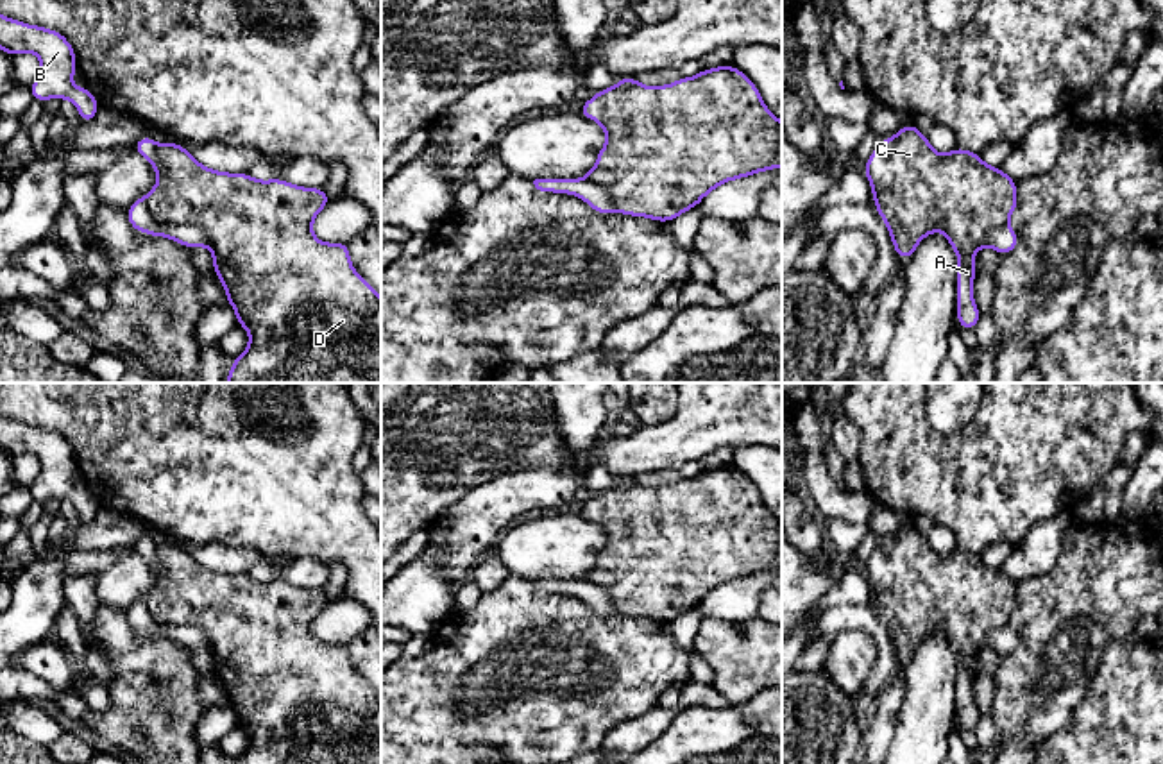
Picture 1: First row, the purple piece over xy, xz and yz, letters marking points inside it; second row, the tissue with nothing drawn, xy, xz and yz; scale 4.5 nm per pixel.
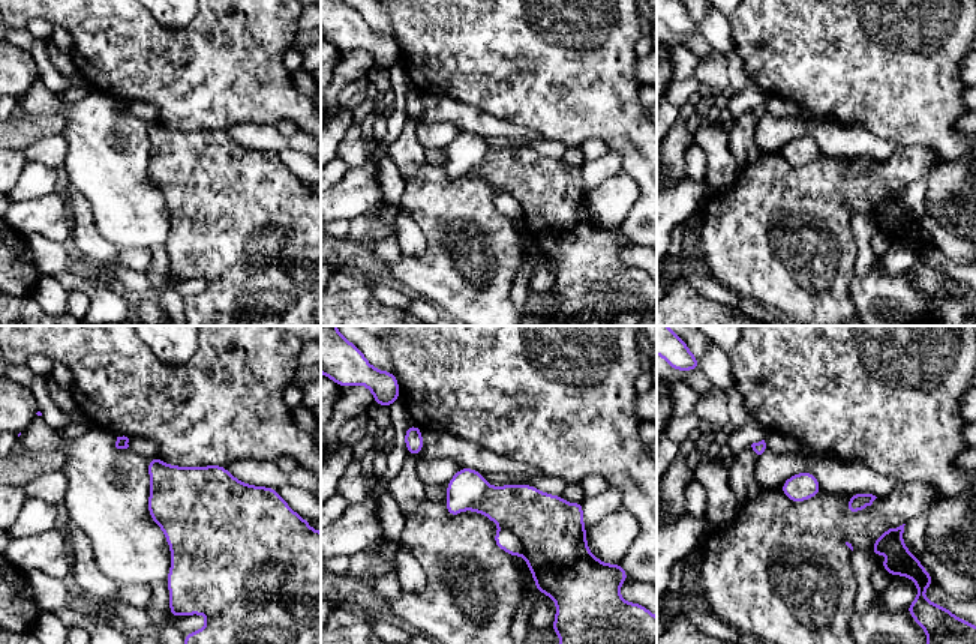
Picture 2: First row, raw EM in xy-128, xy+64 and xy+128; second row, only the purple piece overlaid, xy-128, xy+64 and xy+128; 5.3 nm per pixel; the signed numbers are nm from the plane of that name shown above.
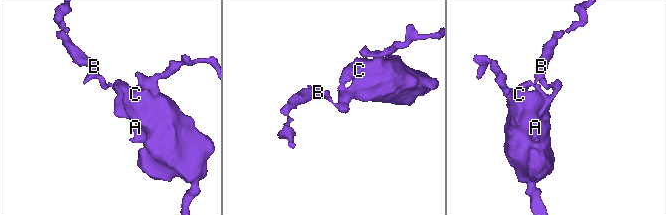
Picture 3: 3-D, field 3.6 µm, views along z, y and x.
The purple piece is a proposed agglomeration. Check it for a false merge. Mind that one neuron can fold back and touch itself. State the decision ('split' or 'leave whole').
split

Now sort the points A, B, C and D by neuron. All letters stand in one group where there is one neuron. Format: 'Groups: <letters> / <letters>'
Groups: A C D / B

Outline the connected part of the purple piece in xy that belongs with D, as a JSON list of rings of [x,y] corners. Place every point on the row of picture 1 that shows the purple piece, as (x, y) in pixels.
[[[179,143],[156,147],[165,174],[147,195],[152,218],[206,231],[213,272],[236,313],[236,324],[249,331],[249,345],[233,360],[225,383],[381,383],[381,297],[352,268],[347,242],[327,243],[313,236],[315,216],[331,202],[327,193],[284,179],[259,181],[249,174],[211,170]]]

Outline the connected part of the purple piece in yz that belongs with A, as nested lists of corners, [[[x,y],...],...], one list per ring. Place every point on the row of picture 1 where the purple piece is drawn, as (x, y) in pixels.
[[[914,123],[904,125],[895,136],[882,140],[864,165],[873,191],[873,204],[886,222],[896,256],[916,252],[918,243],[941,231],[957,254],[957,322],[961,329],[975,329],[980,311],[973,301],[973,256],[988,245],[991,229],[1007,225],[1018,206],[1016,181],[1002,168],[988,166],[980,154],[955,147],[938,154]]]

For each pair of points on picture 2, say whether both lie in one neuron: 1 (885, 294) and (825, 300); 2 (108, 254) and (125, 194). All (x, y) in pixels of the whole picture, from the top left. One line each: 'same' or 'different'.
1: different
2: different

